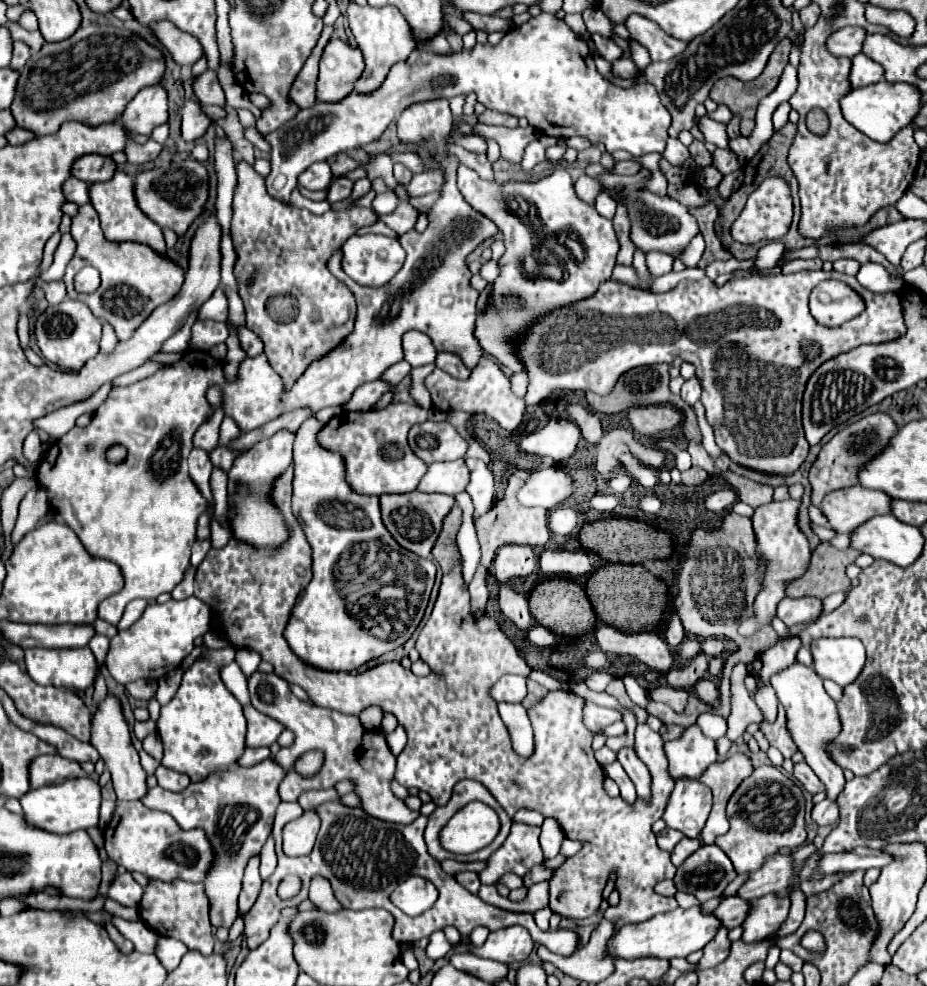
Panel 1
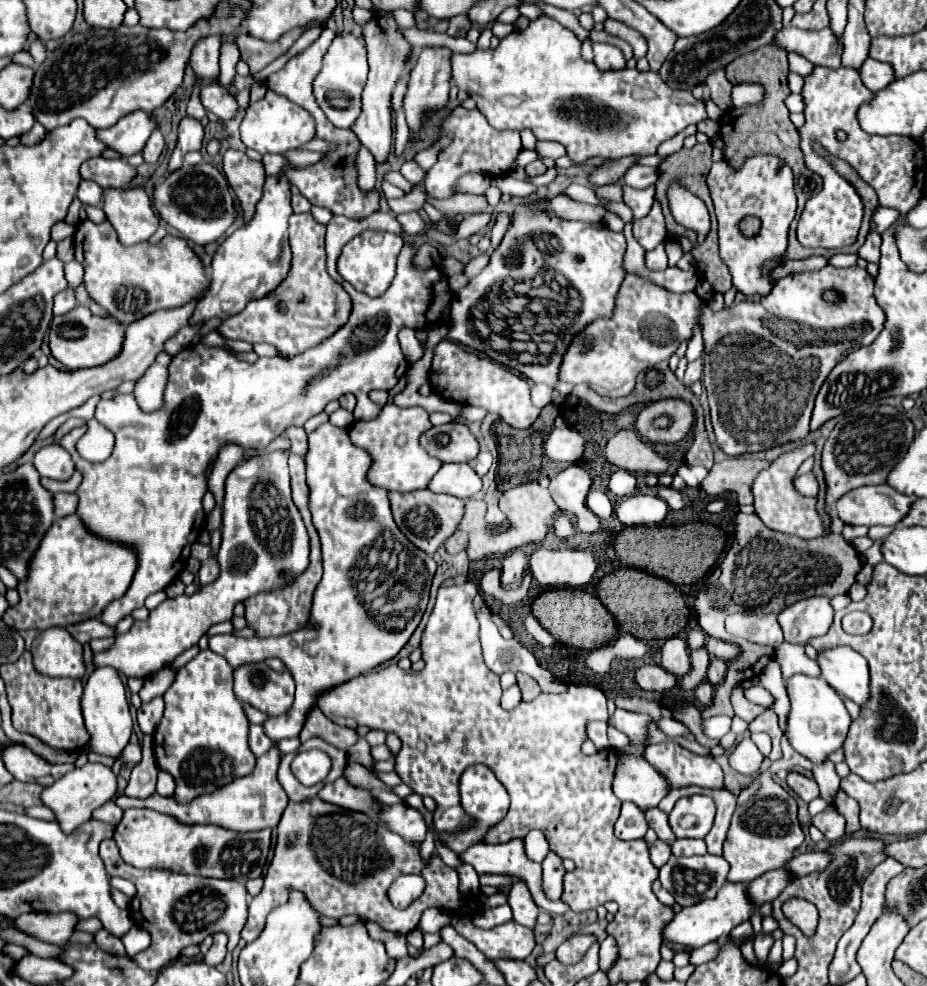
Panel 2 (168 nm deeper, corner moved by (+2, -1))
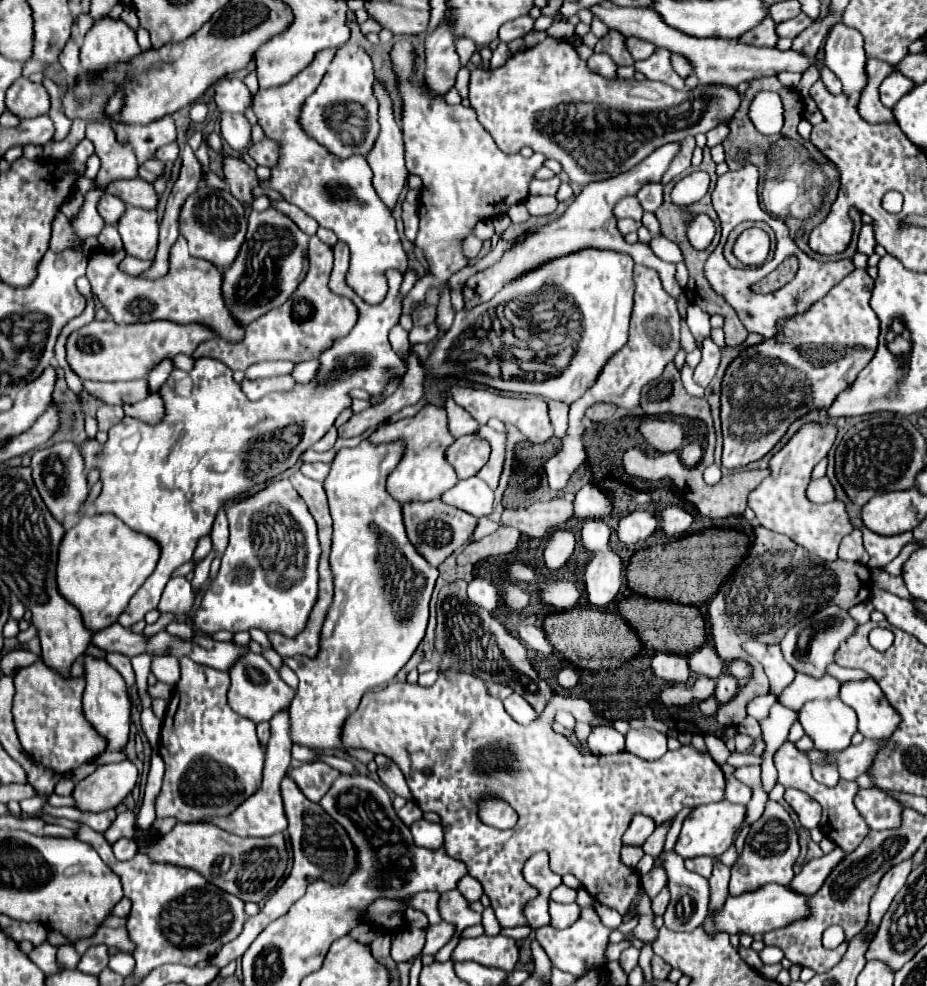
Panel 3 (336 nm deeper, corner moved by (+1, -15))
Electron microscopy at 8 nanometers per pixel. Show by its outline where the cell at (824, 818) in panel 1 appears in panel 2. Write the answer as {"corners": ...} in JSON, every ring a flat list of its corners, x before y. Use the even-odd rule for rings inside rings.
{"corners":[[828,805,822,813,812,817,812,825,818,827,826,839,836,841,844,835,844,817,840,817,840,813,836,813,836,809,832,809,832,805]]}

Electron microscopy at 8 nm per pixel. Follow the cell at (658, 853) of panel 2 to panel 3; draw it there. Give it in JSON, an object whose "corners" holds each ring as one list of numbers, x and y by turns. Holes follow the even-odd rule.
{"corners":[[653,869,641,877,641,885,645,887,649,899,653,899,667,885,667,873,663,869]]}

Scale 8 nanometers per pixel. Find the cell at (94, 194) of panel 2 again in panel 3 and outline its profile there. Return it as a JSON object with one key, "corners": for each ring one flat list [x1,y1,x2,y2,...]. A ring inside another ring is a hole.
{"corners":[[109,193,99,201,99,213,107,225,115,225,119,221,119,217,125,213,125,207,127,205,121,199,117,199,115,195,109,195]]}

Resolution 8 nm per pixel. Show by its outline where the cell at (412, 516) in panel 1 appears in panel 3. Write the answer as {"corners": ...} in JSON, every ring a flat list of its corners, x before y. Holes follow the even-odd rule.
{"corners":[[433,499,433,501,425,501,425,503,417,503,417,501,405,503,403,517,405,517,409,541,433,567,441,565,453,551,461,549,471,539,471,535,477,527,477,517,473,517,457,507,451,507,451,505,443,503,441,499]]}

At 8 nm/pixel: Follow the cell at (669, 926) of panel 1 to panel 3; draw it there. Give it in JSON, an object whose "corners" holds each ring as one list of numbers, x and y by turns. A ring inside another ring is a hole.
{"corners":[[769,883,757,891,751,891,751,893,745,893,745,895,739,895,739,897,729,897,725,901,725,905,711,913,703,927,709,931,709,933,717,933,717,931,727,931,729,935,737,933,737,935,743,935,743,933,749,933,749,935,757,935,757,933,769,933,769,931,775,931,775,929,781,929,781,927,787,927,799,919,807,919,811,915,811,907,809,907,809,897,807,895,801,895,793,889,789,889,789,885,779,885,779,883]]}

